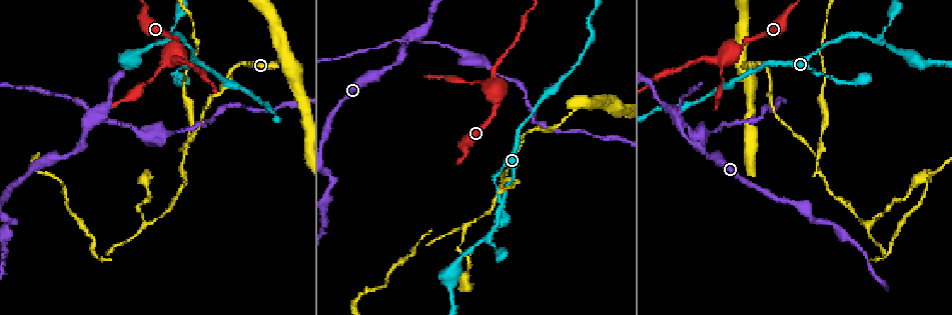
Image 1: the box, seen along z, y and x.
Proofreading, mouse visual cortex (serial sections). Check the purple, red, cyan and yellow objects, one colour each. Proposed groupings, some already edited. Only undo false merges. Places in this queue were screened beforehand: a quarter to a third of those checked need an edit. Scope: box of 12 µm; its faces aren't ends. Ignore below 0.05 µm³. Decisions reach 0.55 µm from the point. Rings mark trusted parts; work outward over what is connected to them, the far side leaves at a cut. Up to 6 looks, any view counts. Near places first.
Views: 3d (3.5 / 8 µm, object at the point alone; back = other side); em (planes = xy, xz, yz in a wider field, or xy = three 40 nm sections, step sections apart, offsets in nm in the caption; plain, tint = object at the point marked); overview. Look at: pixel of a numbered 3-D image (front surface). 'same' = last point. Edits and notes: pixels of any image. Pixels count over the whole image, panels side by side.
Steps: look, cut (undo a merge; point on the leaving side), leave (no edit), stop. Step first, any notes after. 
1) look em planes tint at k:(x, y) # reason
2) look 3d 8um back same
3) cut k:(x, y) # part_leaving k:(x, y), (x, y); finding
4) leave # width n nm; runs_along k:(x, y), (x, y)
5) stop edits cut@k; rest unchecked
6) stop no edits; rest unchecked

look em xy step 5 tint at 1:(98, 116) # arms part here

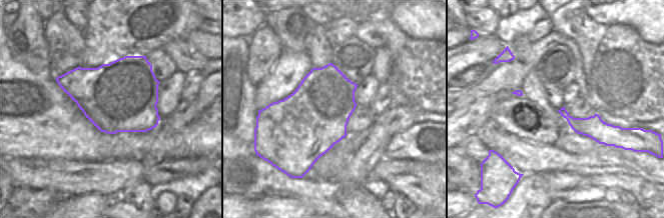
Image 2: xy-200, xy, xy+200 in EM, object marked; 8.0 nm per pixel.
look 3d 3.5um same

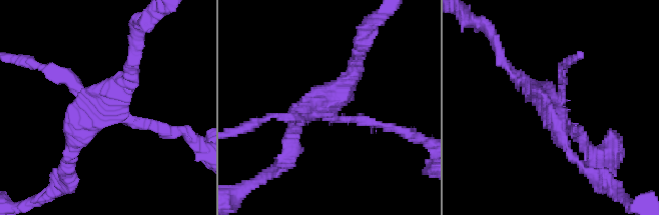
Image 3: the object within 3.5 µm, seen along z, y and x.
cut 3:(62, 71) # a second cell is stuck on

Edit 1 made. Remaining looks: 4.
look overview

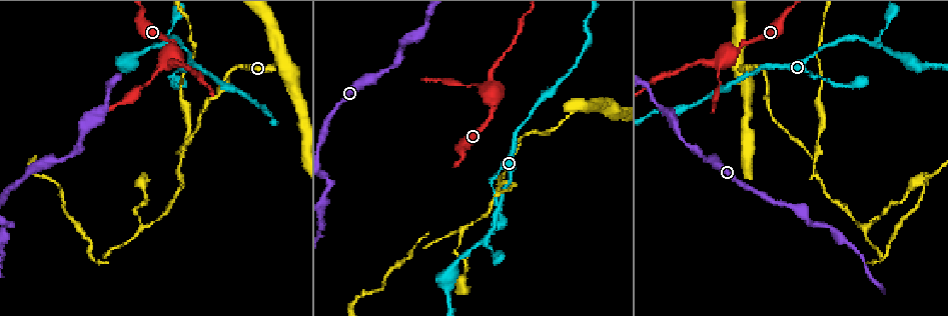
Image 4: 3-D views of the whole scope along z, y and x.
look 3d 8um at 4:(175, 61)

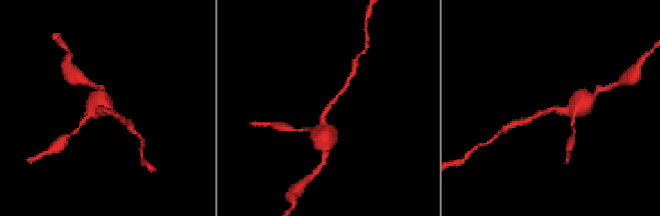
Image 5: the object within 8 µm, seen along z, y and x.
look 3d 3.5um at 5:(103, 109) # zoom in

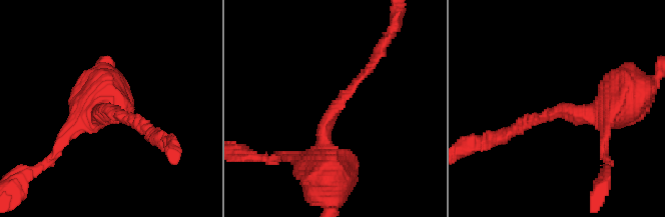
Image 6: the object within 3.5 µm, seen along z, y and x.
look em planes tint at 6:(336, 109) # shape alone is not enough

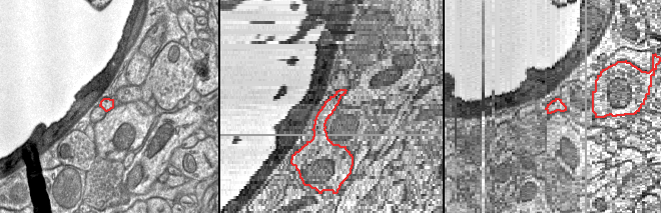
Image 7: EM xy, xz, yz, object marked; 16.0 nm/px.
leave # width 200 nm; runs_along 6:(323, 171), (323, 124), (373, 63); all the same cell

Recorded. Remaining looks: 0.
stop edits cut@3; rest unchecked

